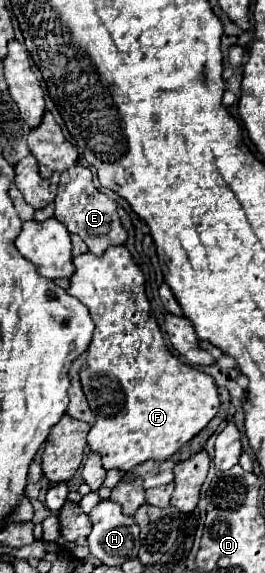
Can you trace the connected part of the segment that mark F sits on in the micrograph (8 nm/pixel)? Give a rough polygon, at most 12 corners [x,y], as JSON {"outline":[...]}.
{"outline":[[125,246],[73,258],[105,470],[163,462],[219,396],[169,352]]}

